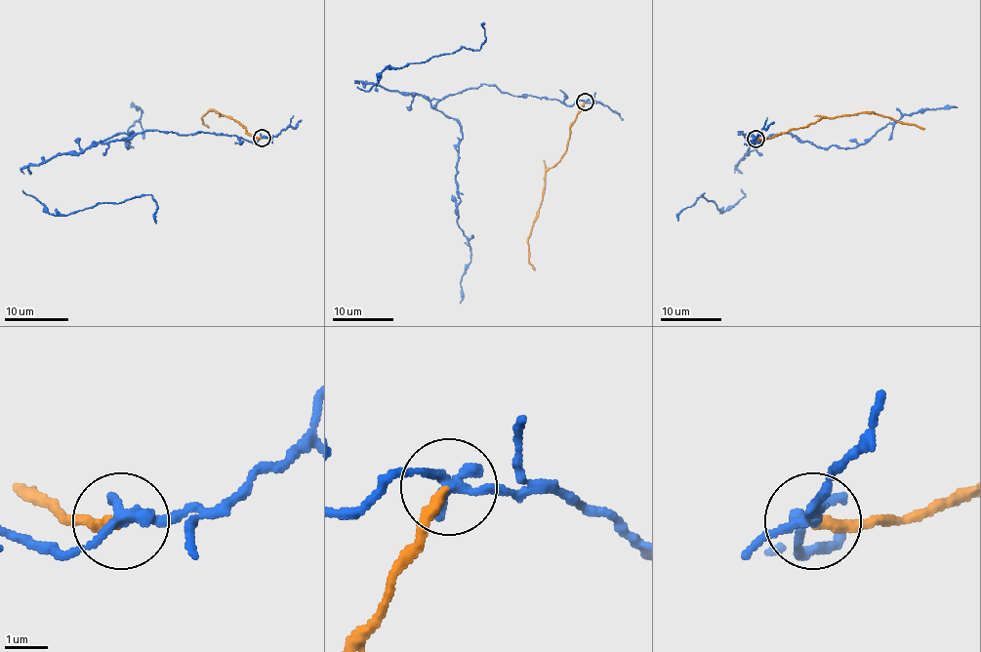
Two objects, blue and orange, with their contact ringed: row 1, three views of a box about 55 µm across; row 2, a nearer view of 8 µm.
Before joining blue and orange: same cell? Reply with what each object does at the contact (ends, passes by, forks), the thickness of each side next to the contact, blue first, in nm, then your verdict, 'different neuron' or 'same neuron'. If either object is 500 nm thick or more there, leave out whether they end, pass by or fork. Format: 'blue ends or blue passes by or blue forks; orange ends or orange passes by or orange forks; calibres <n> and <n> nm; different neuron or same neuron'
blue passes by; orange ends; calibres 300 and 240 nm; different neuron

